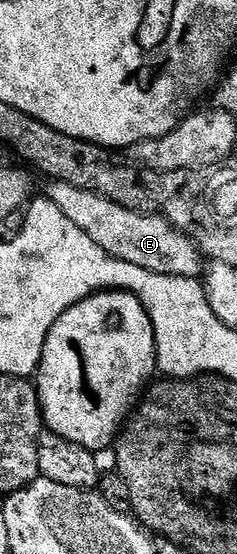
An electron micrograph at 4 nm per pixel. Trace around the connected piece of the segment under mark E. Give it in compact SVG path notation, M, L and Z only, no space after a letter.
M54 181L47 187L49 188L46 193L47 200L52 201L54 207L58 207L58 211L62 211L62 215L66 215L66 219L70 219L74 227L78 227L78 231L88 235L94 243L98 243L98 247L102 247L102 251L106 251L112 257L126 259L126 263L134 263L137 267L144 267L146 271L171 277L196 277L199 274L200 261L202 262L200 250L183 233L177 232L172 225L169 225L163 217L135 213L126 207L118 207L118 203L110 203L110 199L102 195L78 187L70 187L70 183Z

